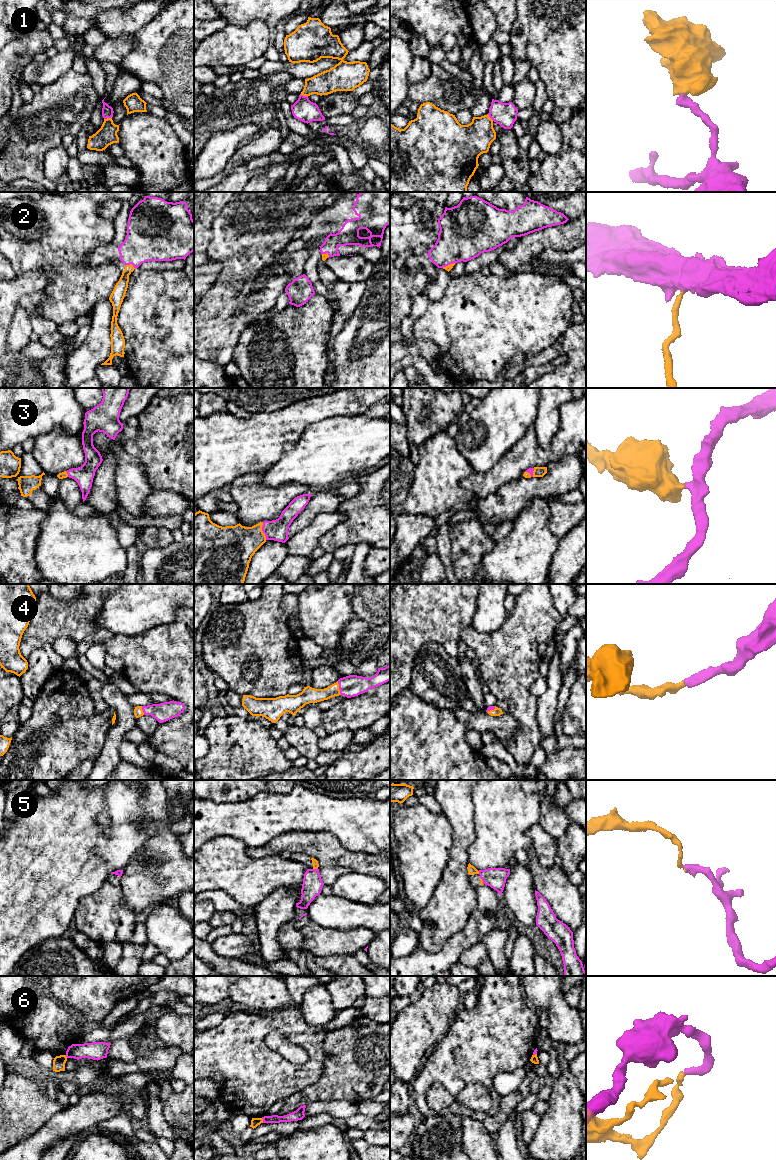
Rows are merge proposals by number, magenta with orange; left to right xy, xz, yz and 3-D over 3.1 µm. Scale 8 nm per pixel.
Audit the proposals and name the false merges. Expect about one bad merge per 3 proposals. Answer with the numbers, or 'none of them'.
1, 6

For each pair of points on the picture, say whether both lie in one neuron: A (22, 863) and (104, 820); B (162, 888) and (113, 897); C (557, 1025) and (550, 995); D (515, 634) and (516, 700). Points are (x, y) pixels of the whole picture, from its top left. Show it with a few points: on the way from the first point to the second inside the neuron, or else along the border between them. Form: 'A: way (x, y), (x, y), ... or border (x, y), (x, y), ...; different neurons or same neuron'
A: border (105, 810), (109, 818), (109, 828), (106, 831); different neurons
B: border (119, 885), (122, 891), (122, 902), (135, 914); different neurons
C: way (557, 1018), (557, 1008), (553, 1002); same neuron
D: way (515, 650), (515, 684); same neuron

